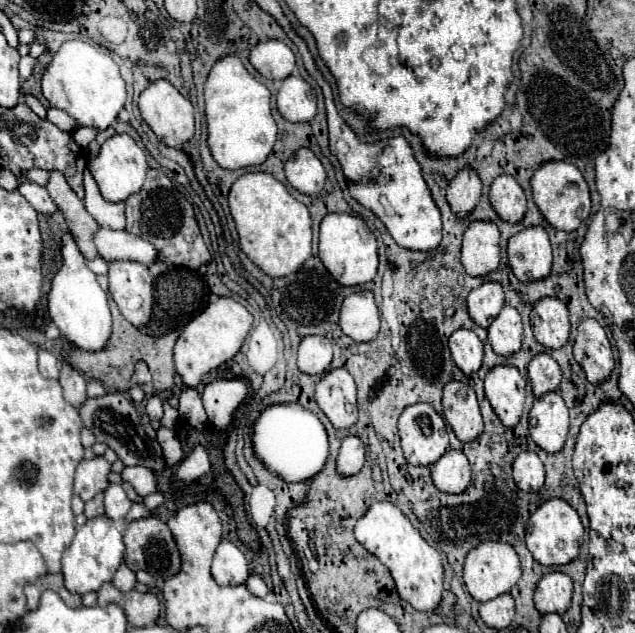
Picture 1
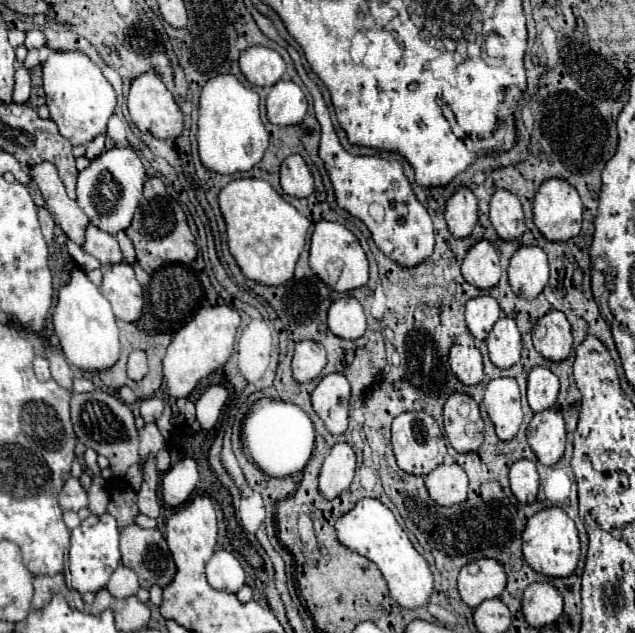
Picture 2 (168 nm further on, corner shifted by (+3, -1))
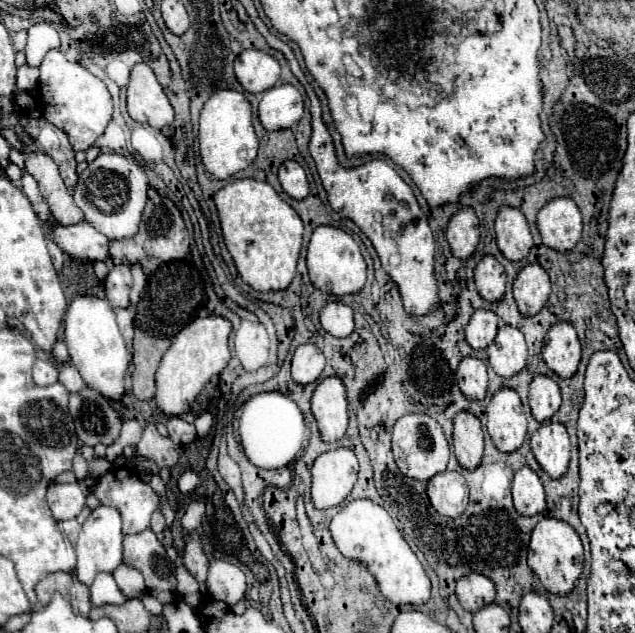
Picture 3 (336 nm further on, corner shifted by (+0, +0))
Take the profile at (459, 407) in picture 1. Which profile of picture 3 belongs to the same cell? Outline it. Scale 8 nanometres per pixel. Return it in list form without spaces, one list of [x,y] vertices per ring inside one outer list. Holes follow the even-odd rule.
[[[461,411],[455,415],[453,449],[461,467],[477,469],[483,457],[483,431],[481,423],[473,413]]]

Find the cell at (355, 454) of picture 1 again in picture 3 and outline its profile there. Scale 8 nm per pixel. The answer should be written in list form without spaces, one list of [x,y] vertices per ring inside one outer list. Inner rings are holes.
[[[337,447],[319,455],[313,463],[311,481],[311,501],[315,509],[341,505],[357,481],[357,471],[357,457],[351,449]]]

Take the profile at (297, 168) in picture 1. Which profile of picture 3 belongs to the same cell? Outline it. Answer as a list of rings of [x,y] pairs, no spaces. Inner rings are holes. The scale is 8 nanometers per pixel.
[[[285,161],[279,167],[279,183],[283,191],[293,199],[305,199],[309,195],[307,175],[297,161]]]

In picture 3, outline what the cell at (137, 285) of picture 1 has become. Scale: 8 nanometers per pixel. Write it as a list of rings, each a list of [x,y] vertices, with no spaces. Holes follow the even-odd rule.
[[[113,265],[107,279],[105,279],[105,289],[107,289],[107,301],[111,307],[127,307],[129,305],[129,291],[131,291],[133,279],[131,271],[127,265]]]

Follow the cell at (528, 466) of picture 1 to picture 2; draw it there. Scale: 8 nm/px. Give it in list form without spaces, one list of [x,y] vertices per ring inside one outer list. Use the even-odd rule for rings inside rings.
[[[518,460],[510,468],[510,488],[512,494],[520,502],[534,502],[538,488],[540,488],[540,478],[536,464],[532,460]]]

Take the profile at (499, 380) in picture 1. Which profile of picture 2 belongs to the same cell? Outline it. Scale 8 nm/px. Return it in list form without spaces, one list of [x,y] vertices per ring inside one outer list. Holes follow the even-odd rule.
[[[494,378],[484,390],[484,406],[500,440],[510,440],[522,422],[520,390],[514,378]]]

